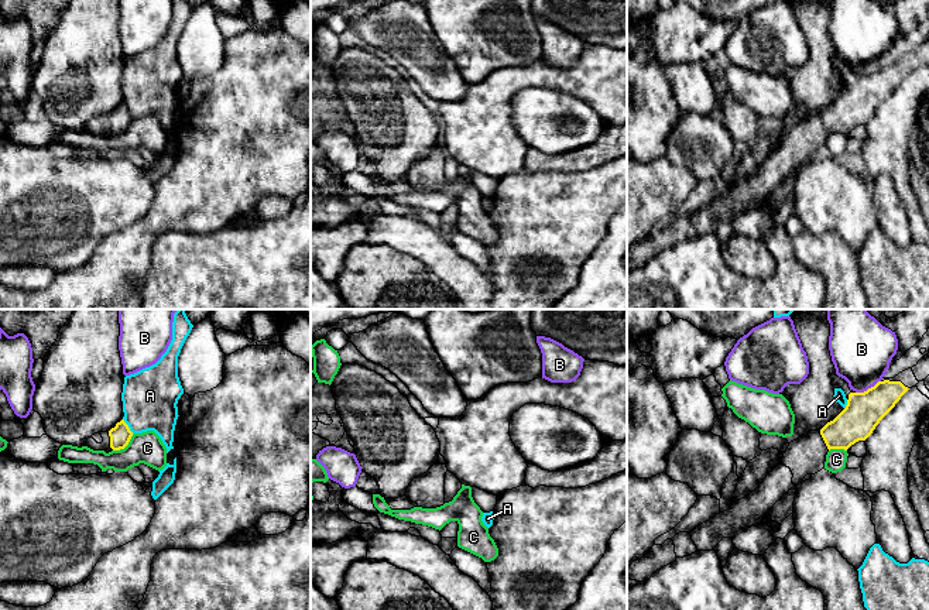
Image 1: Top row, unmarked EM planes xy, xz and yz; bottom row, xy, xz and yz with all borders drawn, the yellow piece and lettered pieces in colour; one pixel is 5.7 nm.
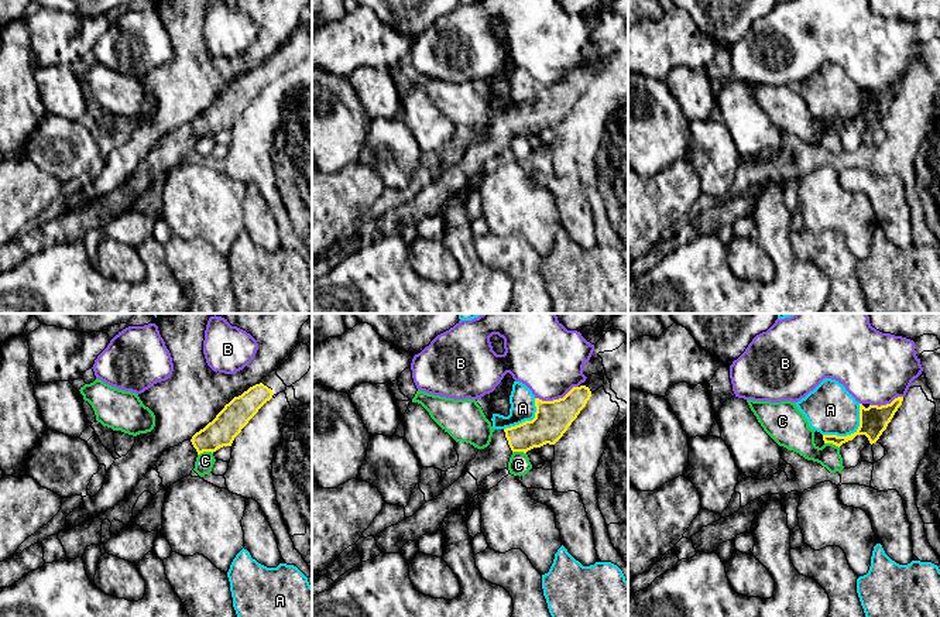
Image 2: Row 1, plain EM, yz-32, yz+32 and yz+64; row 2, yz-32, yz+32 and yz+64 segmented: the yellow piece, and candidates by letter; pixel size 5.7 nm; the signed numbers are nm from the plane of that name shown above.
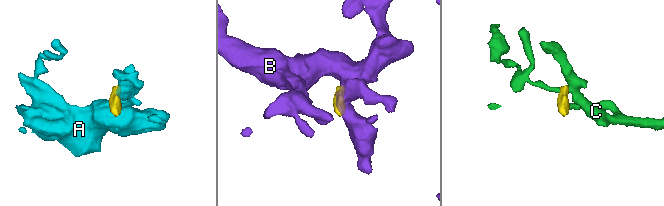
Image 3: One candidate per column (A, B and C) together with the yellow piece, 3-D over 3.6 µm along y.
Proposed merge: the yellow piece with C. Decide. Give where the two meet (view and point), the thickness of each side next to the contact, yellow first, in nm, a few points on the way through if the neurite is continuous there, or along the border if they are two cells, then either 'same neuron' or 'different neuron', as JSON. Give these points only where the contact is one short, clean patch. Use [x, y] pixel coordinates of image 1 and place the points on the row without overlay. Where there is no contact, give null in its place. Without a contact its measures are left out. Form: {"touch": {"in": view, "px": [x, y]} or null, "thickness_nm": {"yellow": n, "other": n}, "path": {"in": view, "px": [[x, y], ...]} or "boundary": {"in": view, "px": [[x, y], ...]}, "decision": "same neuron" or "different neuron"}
{"touch": {"in": "xy", "px": [124, 130]}, "thickness_nm": {"yellow": 120, "other": 180}, "boundary": {"in": "xy", "px": [[133, 119], [123, 132], [113, 134]]}, "decision": "different neuron"}

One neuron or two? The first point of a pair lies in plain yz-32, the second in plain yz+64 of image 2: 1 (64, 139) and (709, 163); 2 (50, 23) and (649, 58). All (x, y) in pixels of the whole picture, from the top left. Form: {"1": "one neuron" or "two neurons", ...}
{"1": "one neuron", "2": "one neuron"}

